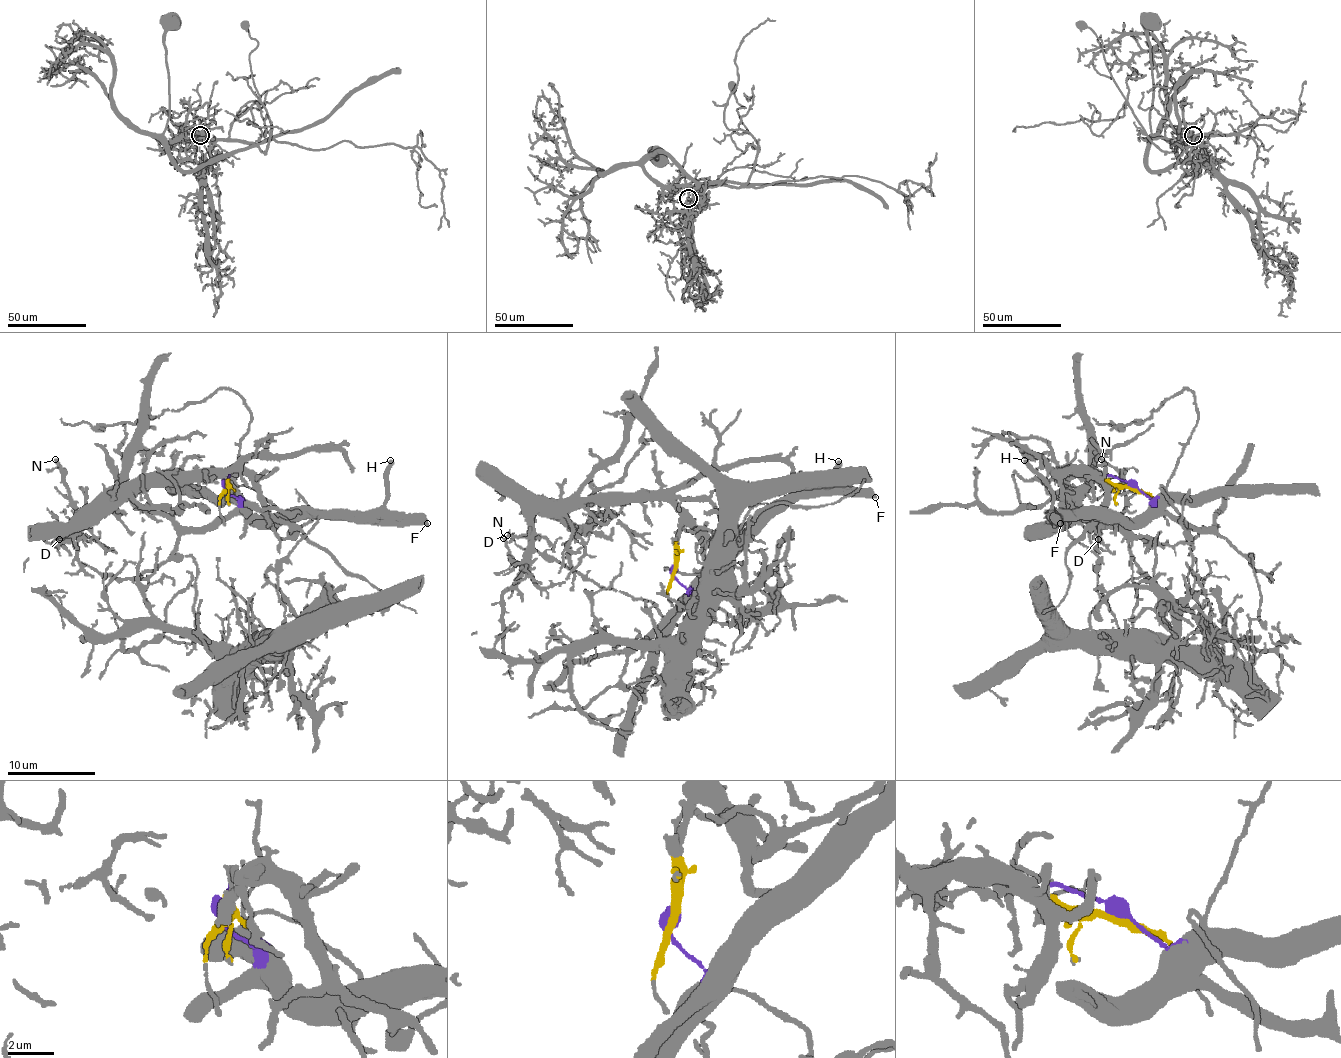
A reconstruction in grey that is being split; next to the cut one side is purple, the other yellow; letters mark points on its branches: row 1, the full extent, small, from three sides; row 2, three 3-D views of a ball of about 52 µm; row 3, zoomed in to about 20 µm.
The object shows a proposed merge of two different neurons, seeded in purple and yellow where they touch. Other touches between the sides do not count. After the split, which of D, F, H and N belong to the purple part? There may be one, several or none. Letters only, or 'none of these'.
F, H

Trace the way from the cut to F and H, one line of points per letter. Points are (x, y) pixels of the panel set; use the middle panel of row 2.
F: (675, 571), (675, 577), (686, 589), (726, 551), (745, 542), (770, 518), (801, 498), (872, 493), (876, 498)
H: (675, 571), (675, 577), (686, 589), (770, 518), (801, 498), (834, 489), (834, 467), (838, 460)

